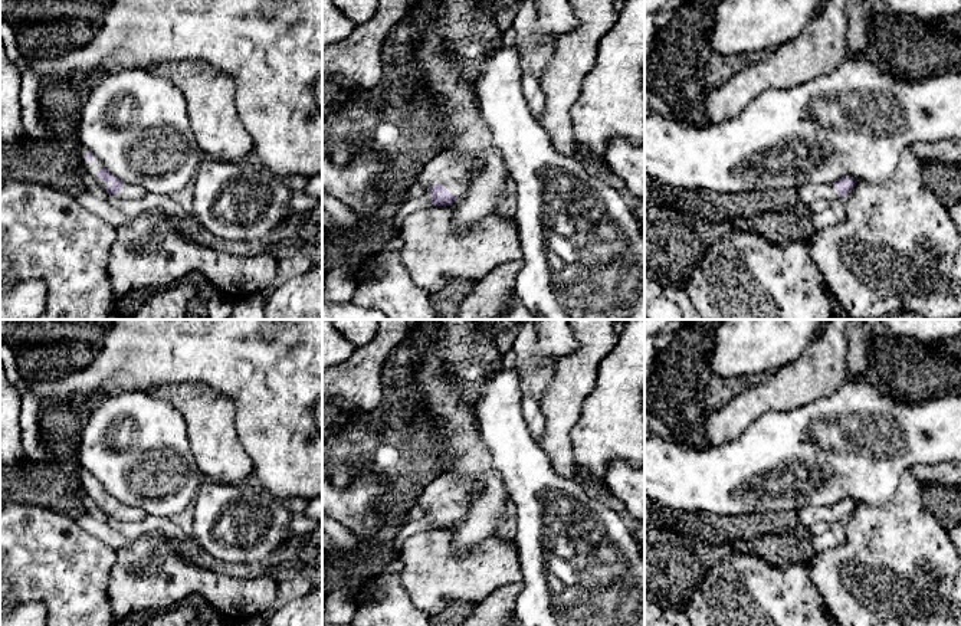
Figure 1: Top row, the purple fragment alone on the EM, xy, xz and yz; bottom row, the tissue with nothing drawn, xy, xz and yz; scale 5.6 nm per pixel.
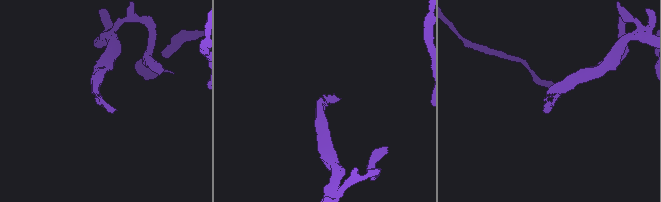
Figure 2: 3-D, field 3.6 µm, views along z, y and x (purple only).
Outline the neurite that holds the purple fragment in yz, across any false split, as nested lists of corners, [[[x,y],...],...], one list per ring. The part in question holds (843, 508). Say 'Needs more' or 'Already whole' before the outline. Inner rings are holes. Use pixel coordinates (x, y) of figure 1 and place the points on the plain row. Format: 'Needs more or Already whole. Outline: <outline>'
Needs more. Outline: [[[844,498],[840,502],[829,507],[806,507],[797,511],[800,522],[806,527],[811,527],[816,522],[836,522],[844,521],[856,508],[856,504]]]

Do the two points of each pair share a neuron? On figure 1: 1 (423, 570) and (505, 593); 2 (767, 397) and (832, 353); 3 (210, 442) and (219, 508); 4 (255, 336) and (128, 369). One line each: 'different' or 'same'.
1: different
2: same
3: different
4: same

